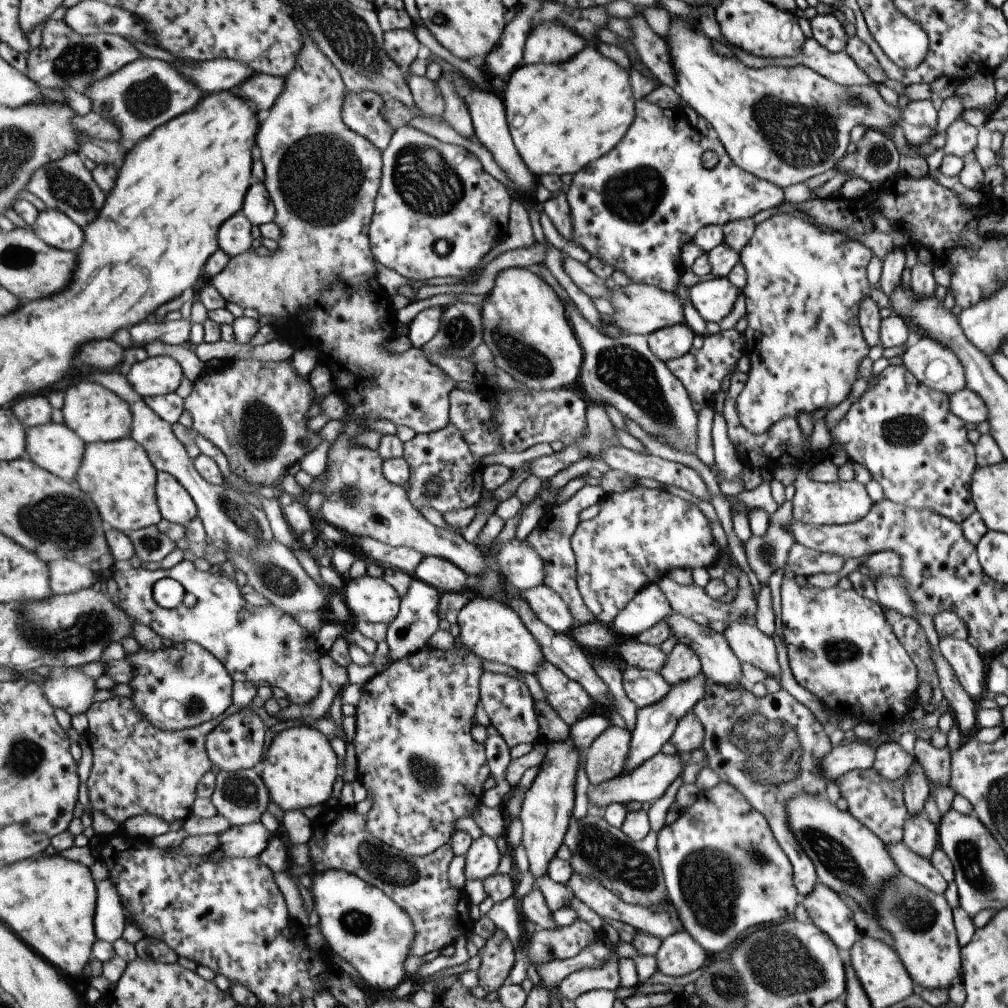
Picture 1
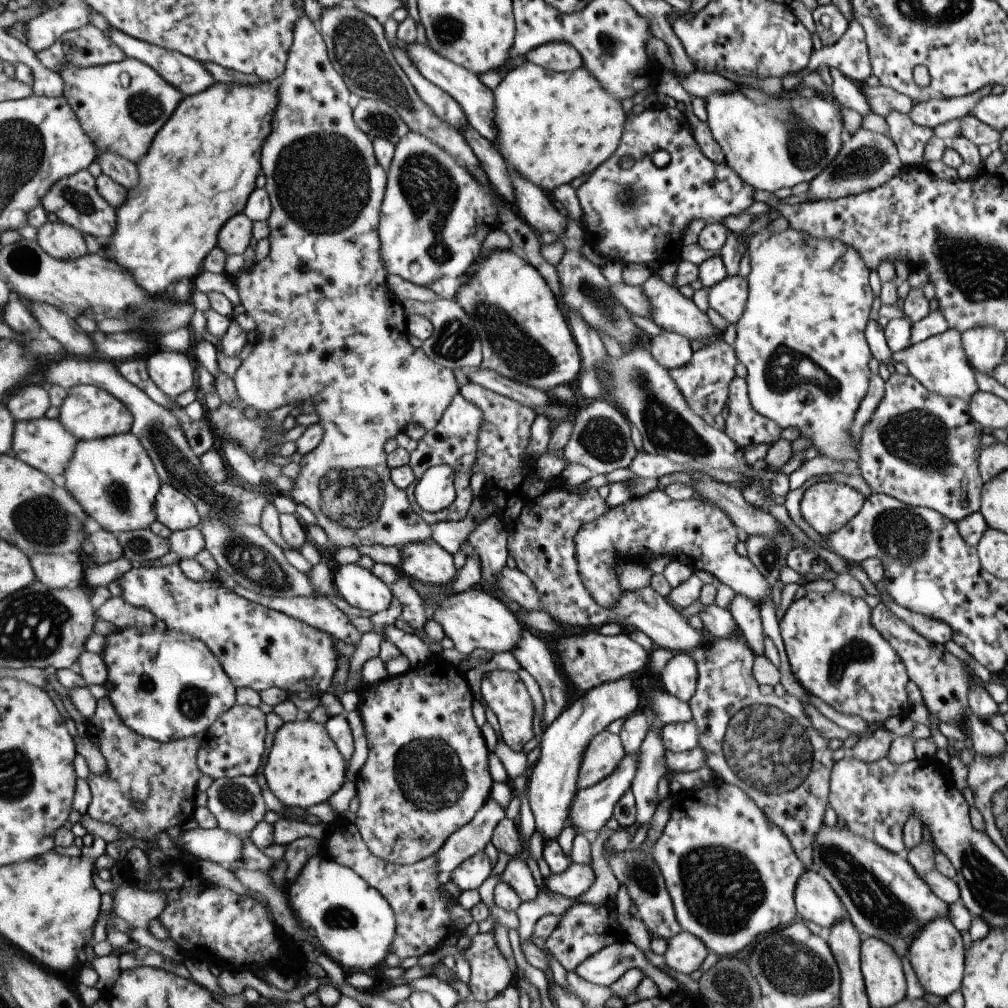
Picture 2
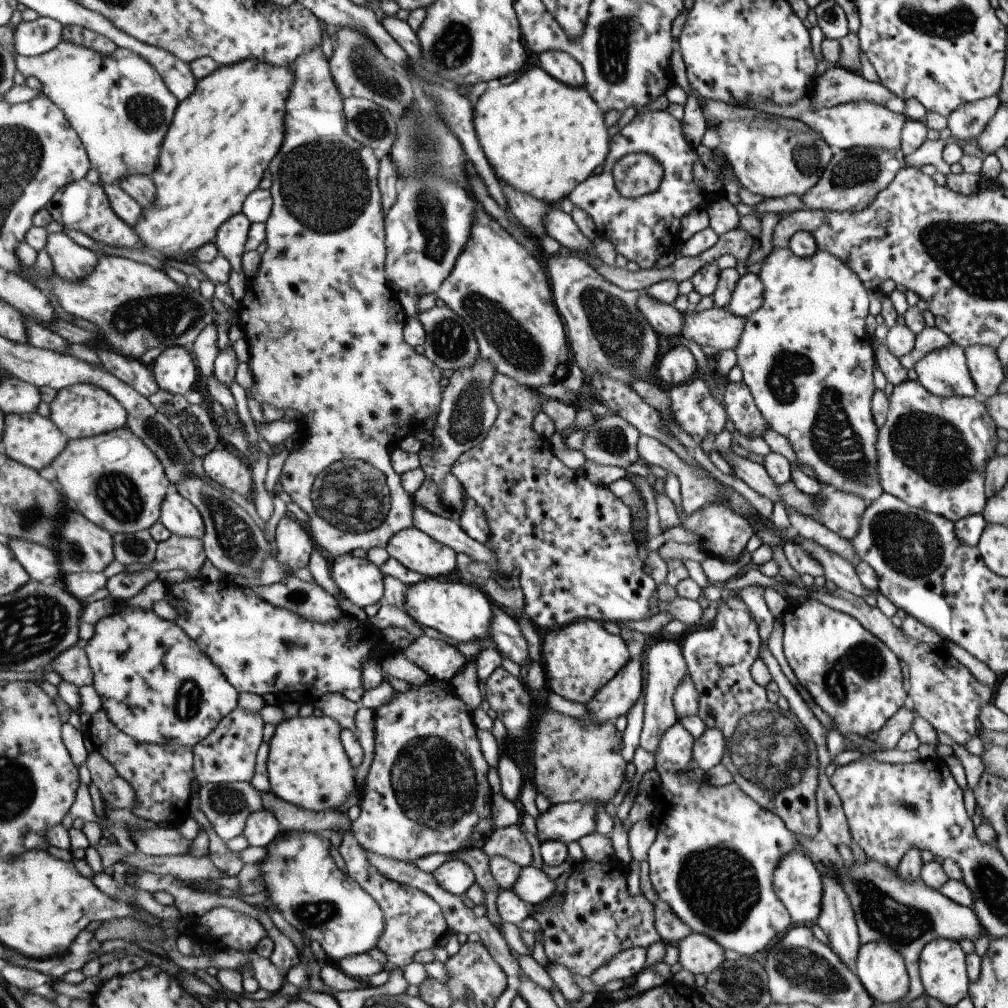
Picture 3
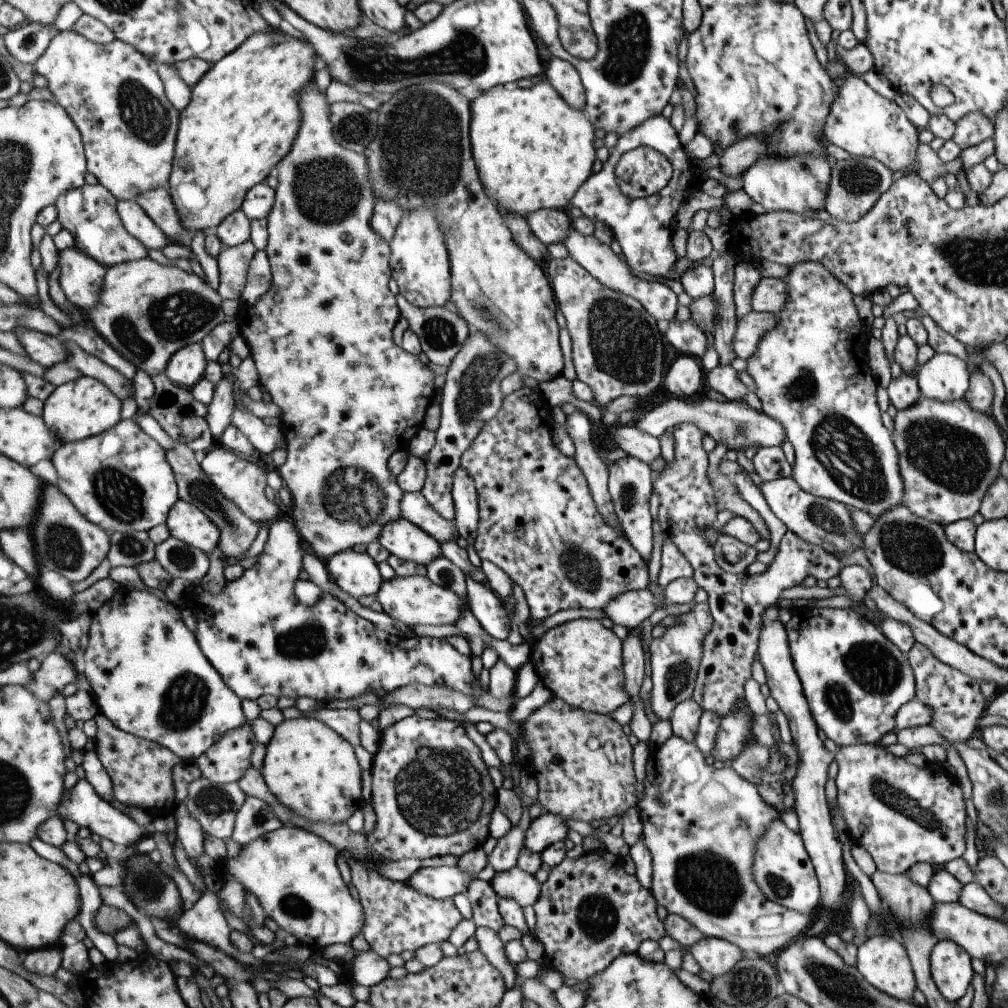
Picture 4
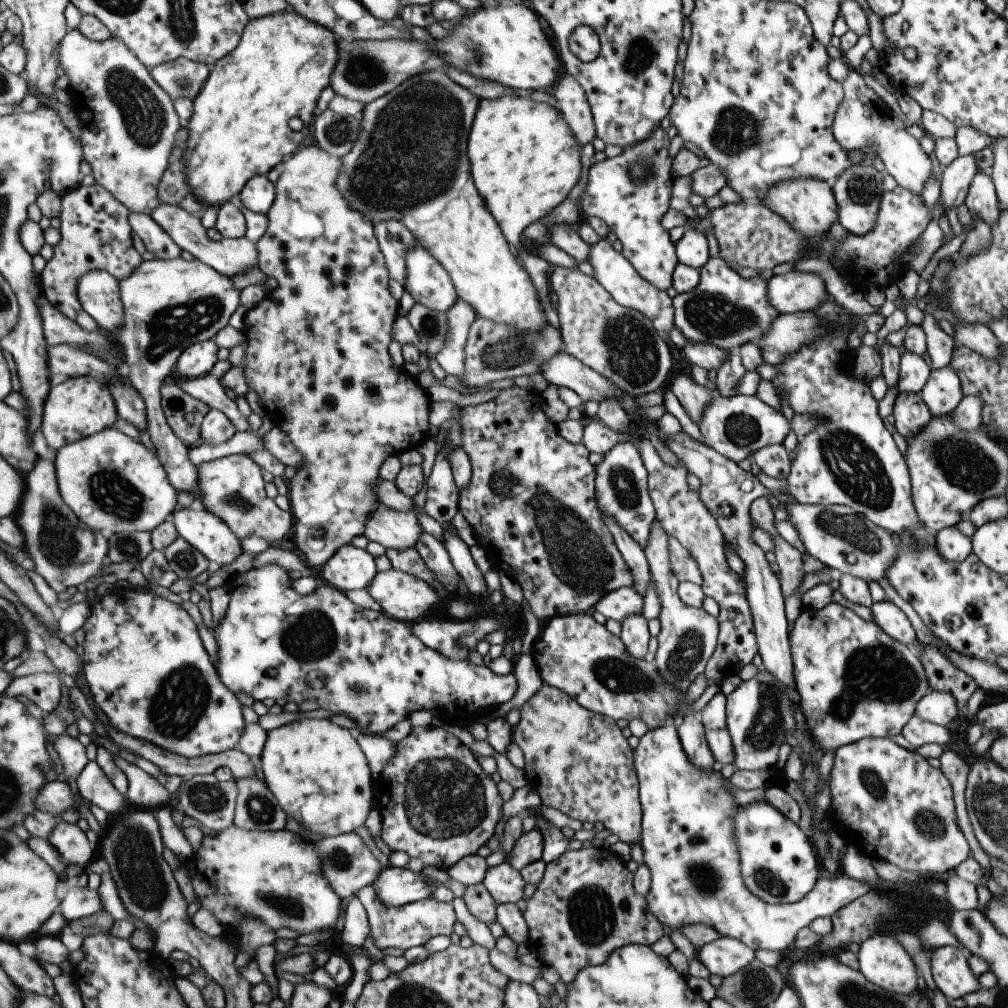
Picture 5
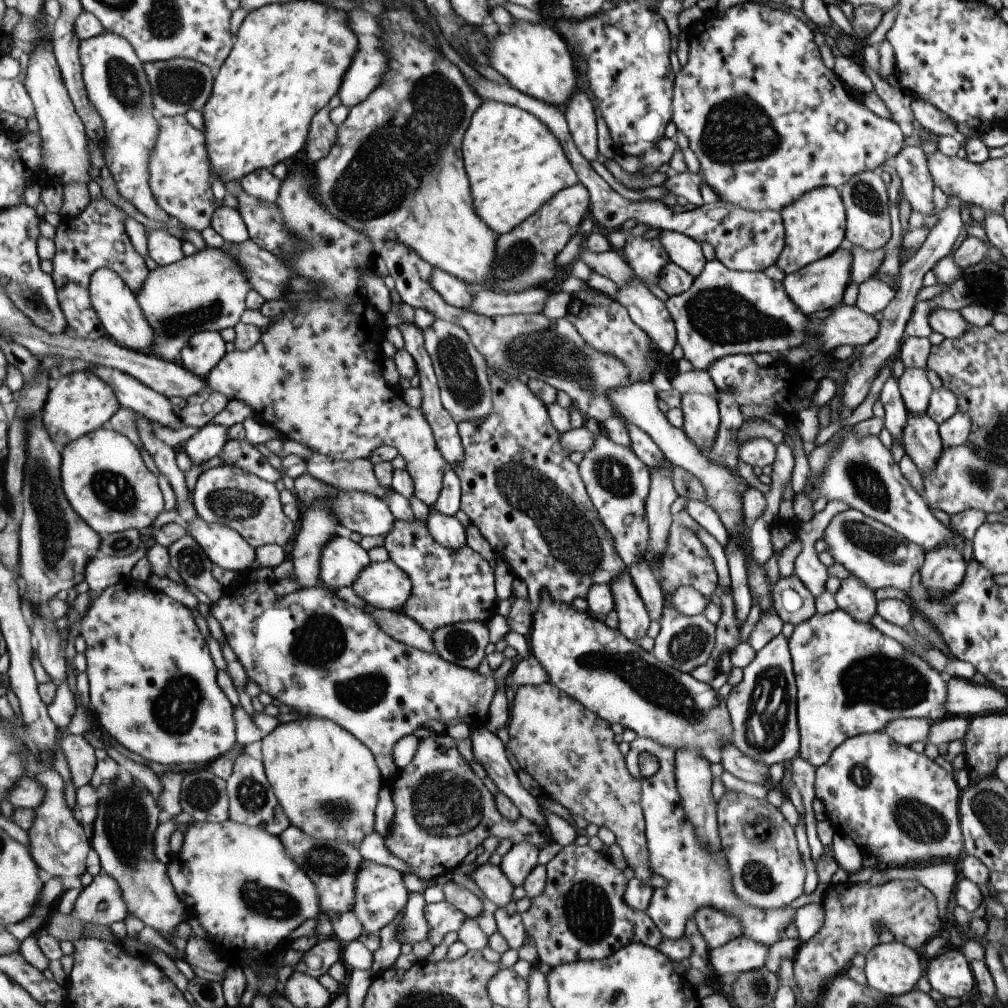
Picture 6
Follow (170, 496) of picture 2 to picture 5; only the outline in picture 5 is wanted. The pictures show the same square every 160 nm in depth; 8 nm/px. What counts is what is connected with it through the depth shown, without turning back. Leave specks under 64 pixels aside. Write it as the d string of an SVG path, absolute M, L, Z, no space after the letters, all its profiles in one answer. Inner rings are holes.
M202 505L173 514L180 536L198 548L211 564L233 564L244 552L242 540L220 516Z

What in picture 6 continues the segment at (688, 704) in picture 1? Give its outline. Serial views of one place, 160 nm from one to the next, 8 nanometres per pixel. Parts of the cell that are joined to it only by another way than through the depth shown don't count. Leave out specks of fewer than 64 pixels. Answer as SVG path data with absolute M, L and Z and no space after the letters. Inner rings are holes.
M528 842L512 845L502 857L500 867L513 886L524 886L526 878L539 865L538 846Z

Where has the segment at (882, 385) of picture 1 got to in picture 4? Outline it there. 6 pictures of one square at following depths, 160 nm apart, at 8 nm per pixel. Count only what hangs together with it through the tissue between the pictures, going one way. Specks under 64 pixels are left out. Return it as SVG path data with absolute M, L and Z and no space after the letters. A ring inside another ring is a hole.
M921 397L914 405L907 407L906 409L897 411L892 418L893 432L891 438L898 452L898 465L899 474L902 476L903 494L902 504L907 507L915 516L934 522L939 526L944 527L946 524L958 521L970 519L975 512L978 512L978 508L990 484L995 482L995 479L999 477L999 464L1003 462L1003 448L1004 448L1004 435L997 427L992 416L987 416L986 413L980 413L974 411L962 398L954 401L941 402L935 399L926 399Z

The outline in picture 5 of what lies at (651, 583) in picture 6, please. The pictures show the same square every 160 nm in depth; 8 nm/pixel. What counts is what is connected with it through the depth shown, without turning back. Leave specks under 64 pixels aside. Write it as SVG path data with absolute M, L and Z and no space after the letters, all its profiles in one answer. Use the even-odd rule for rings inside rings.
M602 514L602 519L631 573L631 588L643 597L650 580L650 572L643 549L611 517Z

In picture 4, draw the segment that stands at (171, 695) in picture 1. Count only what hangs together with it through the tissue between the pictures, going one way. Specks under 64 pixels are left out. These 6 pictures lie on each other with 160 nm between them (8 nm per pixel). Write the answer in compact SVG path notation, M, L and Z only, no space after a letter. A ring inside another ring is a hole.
M121 588L109 602L106 602L91 616L92 625L90 626L90 632L88 634L88 645L82 657L82 667L92 686L93 696L95 696L101 713L108 719L111 719L115 726L118 726L125 732L159 743L163 747L171 749L179 758L182 758L183 761L195 762L201 755L204 755L209 748L213 747L215 743L221 741L229 731L234 731L239 727L245 726L249 720L242 707L242 698L239 698L239 696L231 690L230 685L223 680L222 673L220 673L218 669L214 667L214 664L211 664L207 656L205 656L195 632L185 624L181 610L182 605L173 604L168 600L161 600L159 596L155 596L153 592L147 591L147 589L144 591L133 591L127 588Z

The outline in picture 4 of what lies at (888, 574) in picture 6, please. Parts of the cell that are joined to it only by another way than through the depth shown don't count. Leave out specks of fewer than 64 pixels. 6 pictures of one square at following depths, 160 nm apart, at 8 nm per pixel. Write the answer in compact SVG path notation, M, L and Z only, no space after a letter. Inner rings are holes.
M790 476L773 482L762 482L759 490L771 512L781 520L787 531L791 531L804 543L818 546L830 555L847 553L863 547L863 535L852 523L850 508L831 499L817 498L804 493Z

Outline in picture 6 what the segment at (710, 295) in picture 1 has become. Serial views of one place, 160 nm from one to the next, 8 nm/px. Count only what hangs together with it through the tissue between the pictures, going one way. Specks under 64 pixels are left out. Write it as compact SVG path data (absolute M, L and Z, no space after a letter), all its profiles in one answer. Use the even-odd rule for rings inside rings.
M837 247L830 255L809 263L798 271L787 273L782 287L788 299L803 313L808 315L816 310L827 310L840 303L842 292L850 278L851 249Z

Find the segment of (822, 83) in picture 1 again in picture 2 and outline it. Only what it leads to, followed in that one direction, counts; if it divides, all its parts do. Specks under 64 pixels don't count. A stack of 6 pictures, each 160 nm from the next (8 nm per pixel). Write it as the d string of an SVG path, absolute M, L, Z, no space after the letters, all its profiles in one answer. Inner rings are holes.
M801 83L798 90L793 87L785 92L782 88L782 98L737 84L738 90L734 93L703 99L706 104L707 128L724 154L724 163L753 190L774 192L779 188L790 189L799 183L807 183L832 162L845 140L839 113L841 105L836 103L831 92L818 97L812 89ZM983 87L970 95L955 97L953 99L928 100L924 103L916 103L908 112L910 119L924 127L935 128L937 124L949 122L953 118L961 118L972 111L984 96L990 94L991 87Z

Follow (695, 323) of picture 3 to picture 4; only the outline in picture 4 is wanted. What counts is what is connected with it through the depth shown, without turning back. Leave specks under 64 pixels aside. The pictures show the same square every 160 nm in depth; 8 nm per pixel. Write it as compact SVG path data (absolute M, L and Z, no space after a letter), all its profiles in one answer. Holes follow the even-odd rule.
M751 311L742 320L736 322L732 338L732 349L737 357L748 359L754 355L757 343L767 331L775 329L778 316L773 313L760 313Z

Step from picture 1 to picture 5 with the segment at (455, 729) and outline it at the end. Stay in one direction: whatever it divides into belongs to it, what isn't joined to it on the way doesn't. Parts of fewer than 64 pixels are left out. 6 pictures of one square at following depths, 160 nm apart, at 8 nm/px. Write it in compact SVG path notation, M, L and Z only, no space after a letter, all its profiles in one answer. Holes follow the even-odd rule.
M413 727L411 734L401 740L398 744L398 752L392 761L385 767L382 777L375 782L378 788L378 796L376 801L378 808L383 815L383 832L382 840L389 846L391 851L402 850L411 858L419 858L425 865L434 866L435 868L445 869L455 866L457 862L463 860L466 856L476 855L479 852L479 848L483 848L493 836L495 836L495 828L497 824L501 822L503 818L503 798L497 790L497 783L486 774L481 768L481 764L477 762L475 754L471 752L471 748L468 748L451 732L443 730L439 727Z

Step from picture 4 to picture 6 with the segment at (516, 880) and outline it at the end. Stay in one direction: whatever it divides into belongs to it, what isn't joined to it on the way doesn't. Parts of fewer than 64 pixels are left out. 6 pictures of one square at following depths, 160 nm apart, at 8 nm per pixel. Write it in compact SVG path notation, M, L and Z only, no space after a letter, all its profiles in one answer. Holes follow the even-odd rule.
M491 862L479 865L468 878L473 880L491 903L498 907L507 907L512 904L513 890L515 887L505 876L500 865L495 866Z

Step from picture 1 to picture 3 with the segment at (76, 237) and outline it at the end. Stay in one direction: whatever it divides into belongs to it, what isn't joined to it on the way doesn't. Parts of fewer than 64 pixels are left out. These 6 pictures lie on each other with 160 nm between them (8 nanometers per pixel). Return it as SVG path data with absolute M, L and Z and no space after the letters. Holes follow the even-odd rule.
M65 230L49 234L46 249L52 256L56 274L72 283L81 283L91 277L100 261L100 256L73 242Z

